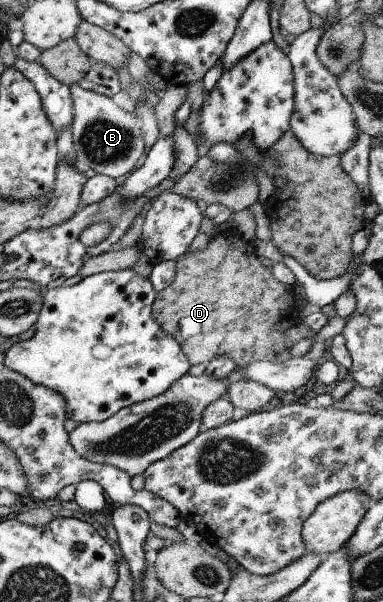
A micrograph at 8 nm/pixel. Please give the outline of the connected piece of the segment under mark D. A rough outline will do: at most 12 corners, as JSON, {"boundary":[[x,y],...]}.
{"boundary":[[229,230],[150,310],[190,366],[291,357],[298,312]]}

